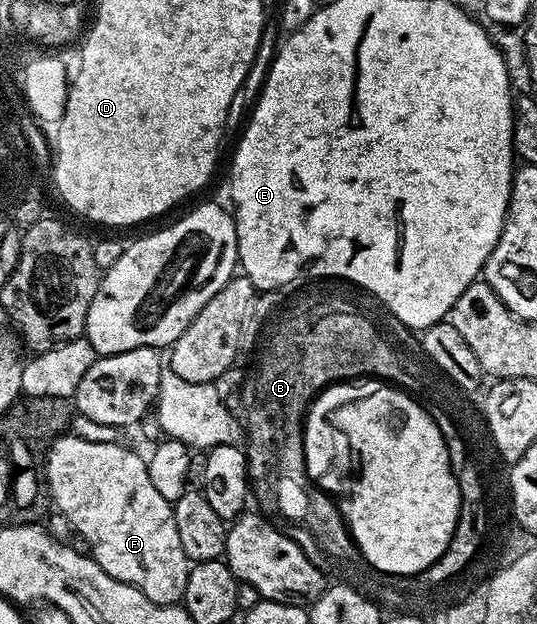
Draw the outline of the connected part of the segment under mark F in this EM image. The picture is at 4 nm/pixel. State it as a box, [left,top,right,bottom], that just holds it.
[46,436,190,606]

